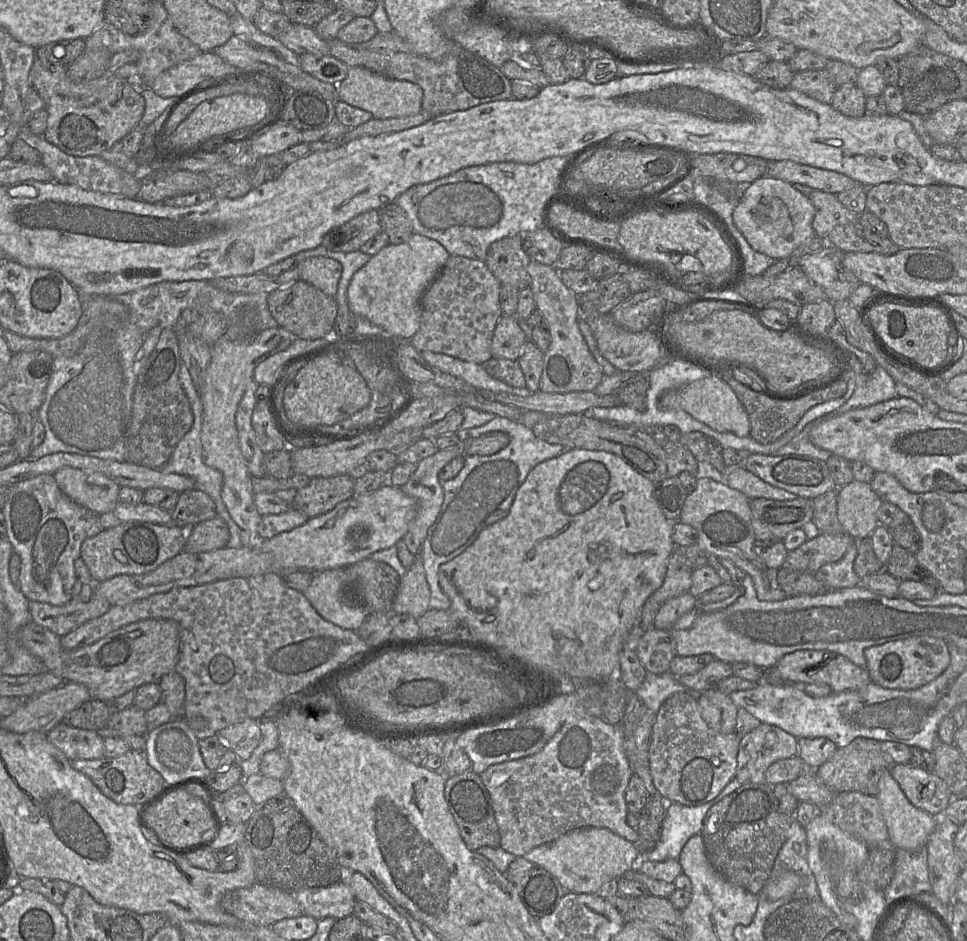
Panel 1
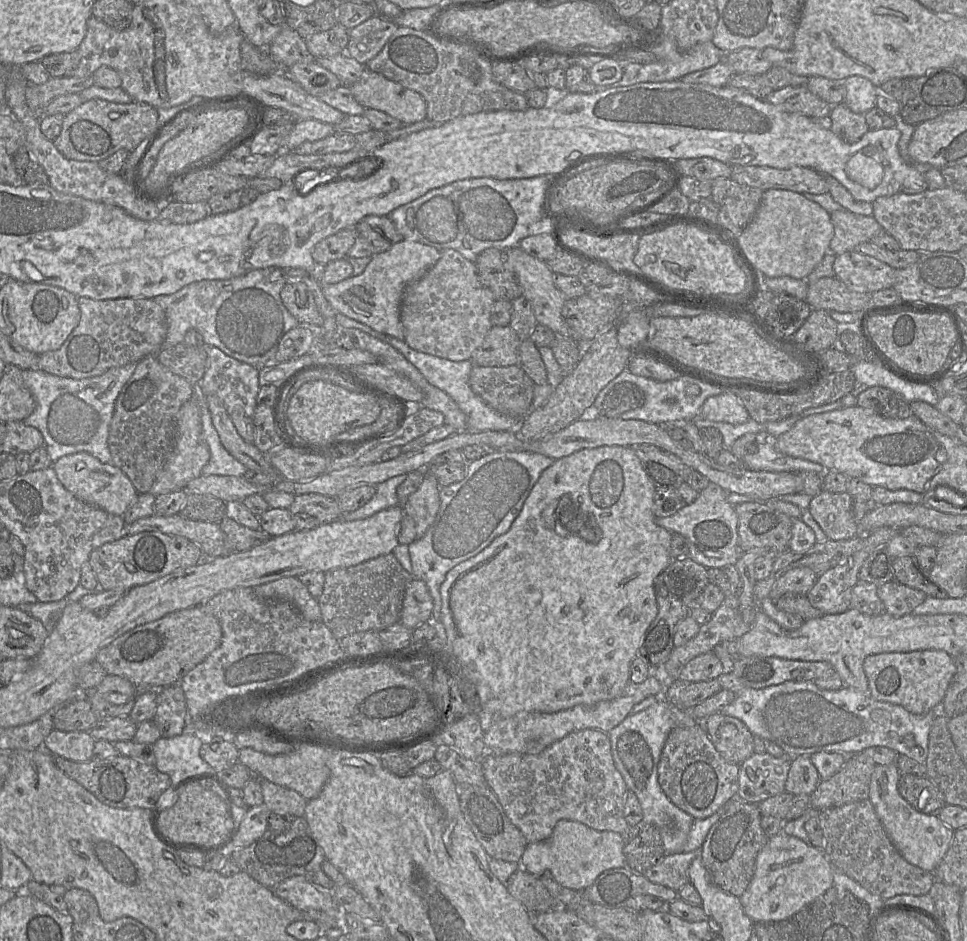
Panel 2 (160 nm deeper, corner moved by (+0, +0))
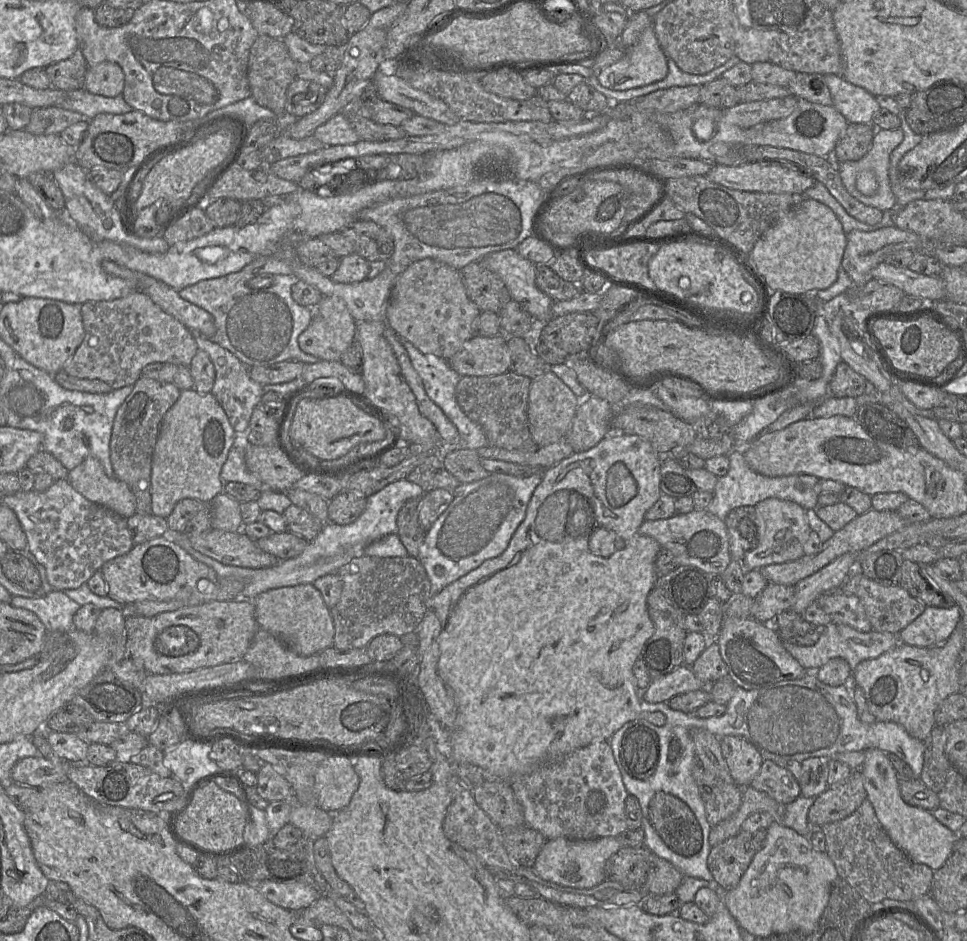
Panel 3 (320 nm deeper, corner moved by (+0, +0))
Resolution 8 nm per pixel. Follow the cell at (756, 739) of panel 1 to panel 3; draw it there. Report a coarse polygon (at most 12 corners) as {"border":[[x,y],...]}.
{"border":[[763,760],[750,787],[787,805],[801,795],[794,776]]}

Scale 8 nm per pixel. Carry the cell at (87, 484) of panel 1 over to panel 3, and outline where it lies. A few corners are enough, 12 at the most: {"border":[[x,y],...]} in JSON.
{"border":[[87,457],[69,471],[70,485],[125,519],[137,514],[127,484]]}

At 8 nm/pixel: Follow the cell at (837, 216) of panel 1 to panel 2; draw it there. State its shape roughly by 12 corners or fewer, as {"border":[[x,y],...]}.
{"border":[[845,209],[830,216],[830,251],[855,251],[884,232],[873,216]]}

